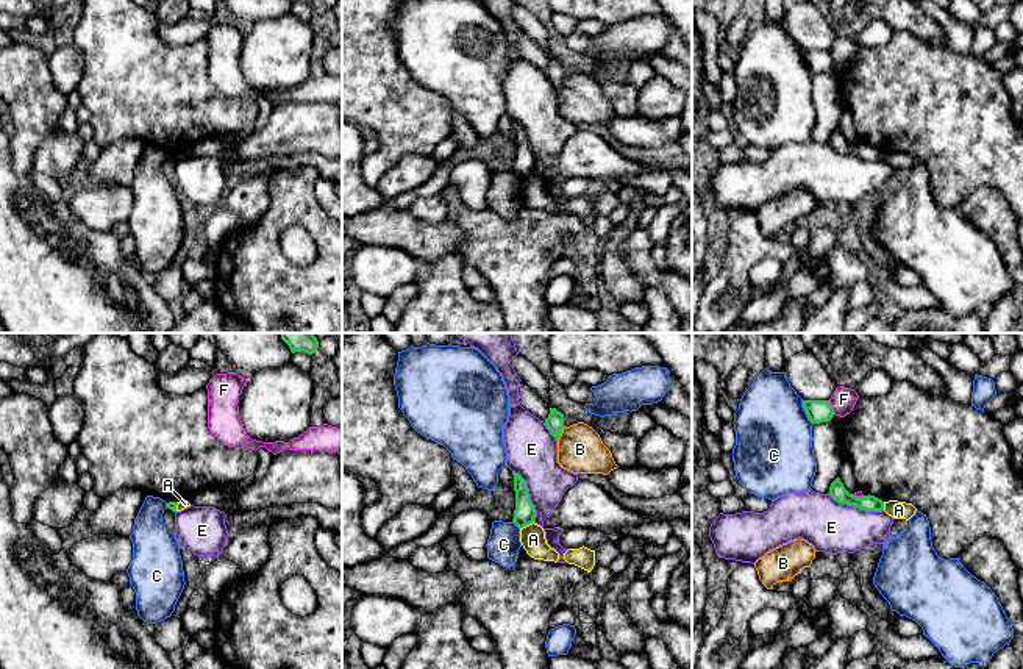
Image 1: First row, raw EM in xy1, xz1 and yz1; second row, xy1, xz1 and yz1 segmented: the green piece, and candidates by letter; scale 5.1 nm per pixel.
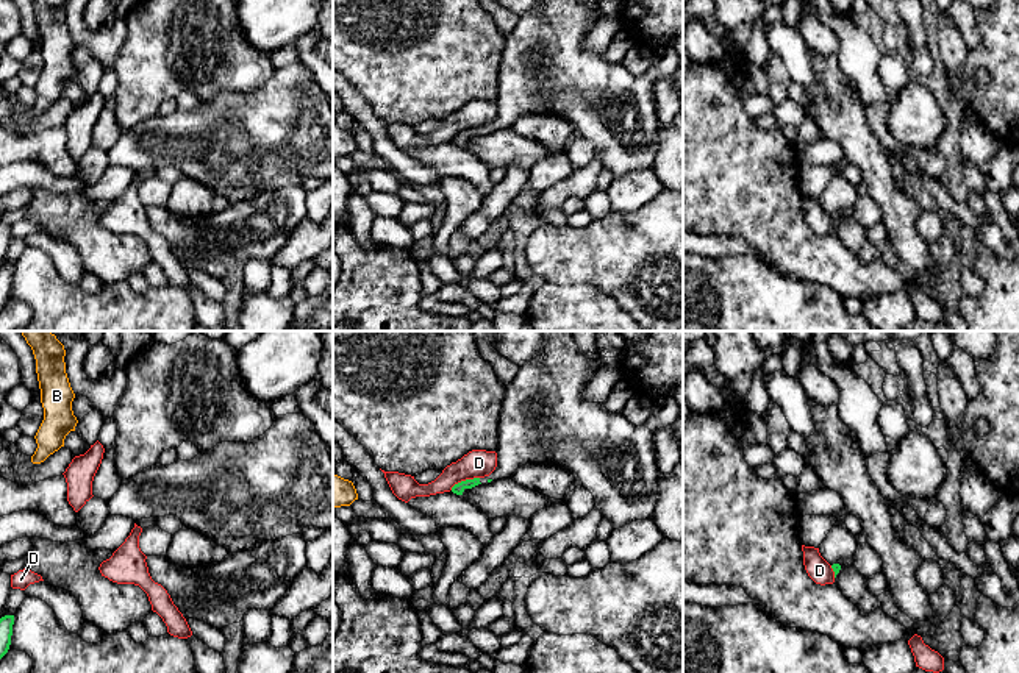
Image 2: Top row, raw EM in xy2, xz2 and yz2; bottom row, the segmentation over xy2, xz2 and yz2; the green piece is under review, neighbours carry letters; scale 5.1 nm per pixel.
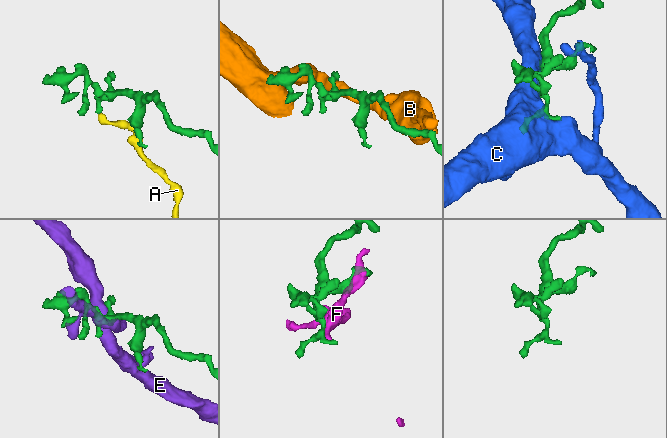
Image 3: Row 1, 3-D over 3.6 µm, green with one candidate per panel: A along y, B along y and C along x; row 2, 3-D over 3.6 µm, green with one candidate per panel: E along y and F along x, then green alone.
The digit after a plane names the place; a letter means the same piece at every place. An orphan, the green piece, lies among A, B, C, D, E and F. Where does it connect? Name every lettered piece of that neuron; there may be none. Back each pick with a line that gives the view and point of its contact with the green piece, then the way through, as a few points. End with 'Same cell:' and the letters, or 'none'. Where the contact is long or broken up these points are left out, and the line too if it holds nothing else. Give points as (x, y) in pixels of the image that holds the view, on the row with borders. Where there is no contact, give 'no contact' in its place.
Same cell: none

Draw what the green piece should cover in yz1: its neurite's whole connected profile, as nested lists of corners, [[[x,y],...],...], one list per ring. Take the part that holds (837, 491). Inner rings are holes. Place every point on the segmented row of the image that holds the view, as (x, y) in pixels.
[[[839,477],[831,483],[828,494],[839,503],[853,505],[853,506],[857,506],[865,511],[882,511],[884,510],[884,502],[875,495],[868,494],[864,497],[856,497],[856,495],[850,494],[845,489],[845,486]]]

